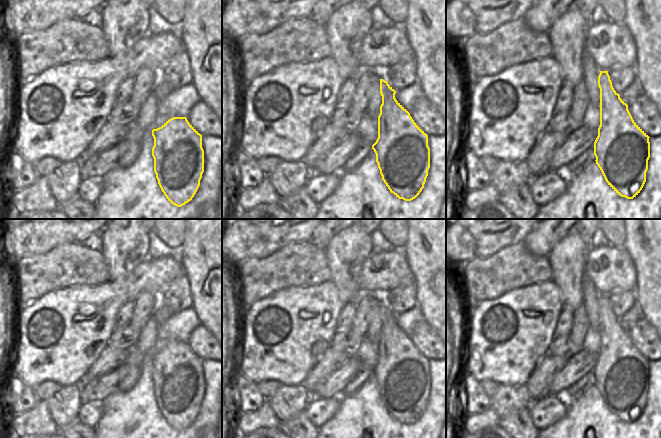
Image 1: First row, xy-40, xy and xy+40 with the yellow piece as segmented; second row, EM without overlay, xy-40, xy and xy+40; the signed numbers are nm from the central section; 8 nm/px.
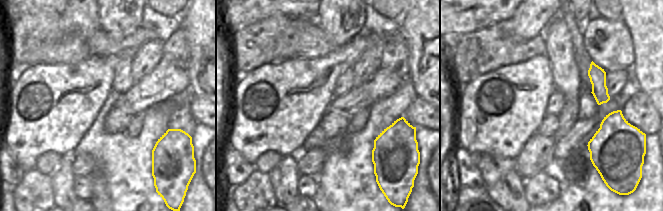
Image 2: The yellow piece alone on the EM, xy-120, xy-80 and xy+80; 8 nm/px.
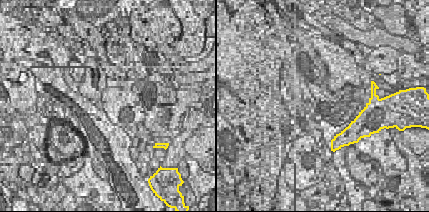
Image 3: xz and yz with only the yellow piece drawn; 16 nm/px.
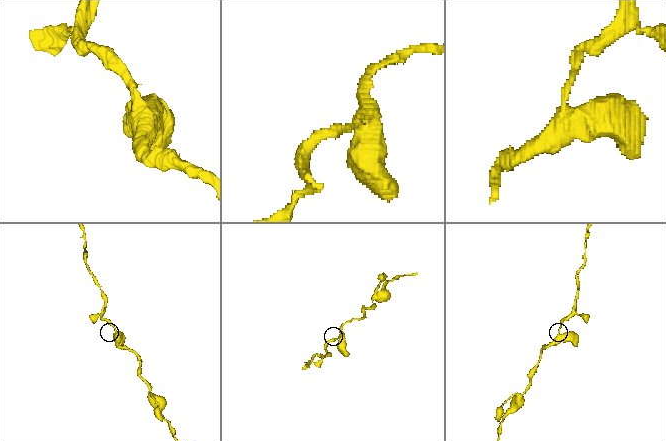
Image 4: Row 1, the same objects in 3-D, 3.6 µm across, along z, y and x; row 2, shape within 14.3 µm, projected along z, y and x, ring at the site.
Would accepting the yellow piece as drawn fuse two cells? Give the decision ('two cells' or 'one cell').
one cell

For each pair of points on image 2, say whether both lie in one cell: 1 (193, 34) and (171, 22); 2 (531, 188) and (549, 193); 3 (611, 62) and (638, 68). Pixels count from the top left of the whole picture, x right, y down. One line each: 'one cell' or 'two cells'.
1: two cells
2: one cell
3: two cells

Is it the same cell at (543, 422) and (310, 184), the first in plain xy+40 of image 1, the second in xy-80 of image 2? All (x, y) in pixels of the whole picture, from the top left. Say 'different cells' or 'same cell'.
same cell

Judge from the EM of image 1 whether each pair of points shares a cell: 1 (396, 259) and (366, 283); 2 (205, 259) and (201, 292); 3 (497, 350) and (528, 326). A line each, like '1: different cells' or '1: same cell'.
1: same cell
2: same cell
3: same cell

